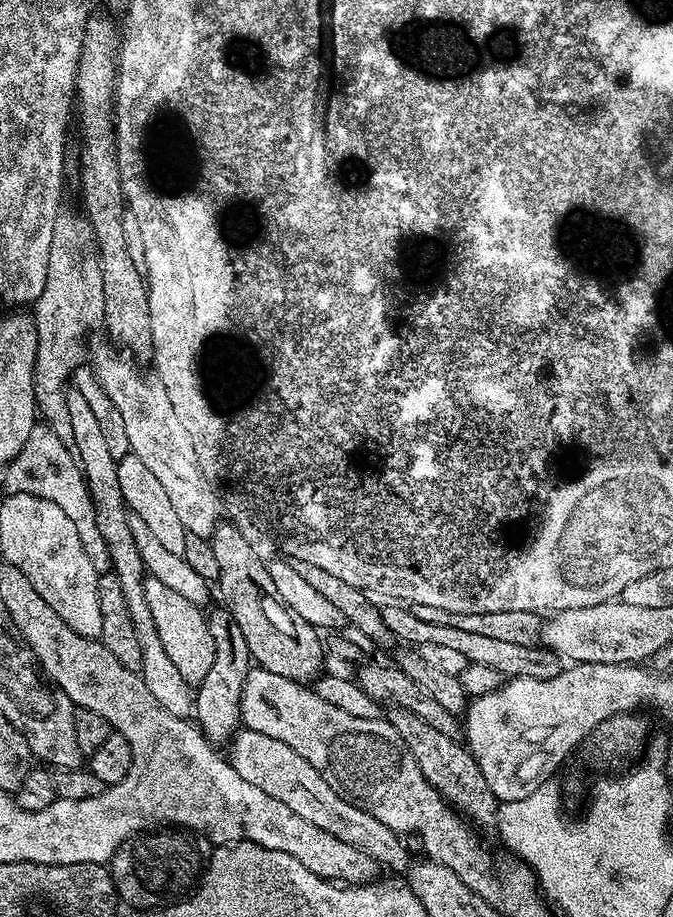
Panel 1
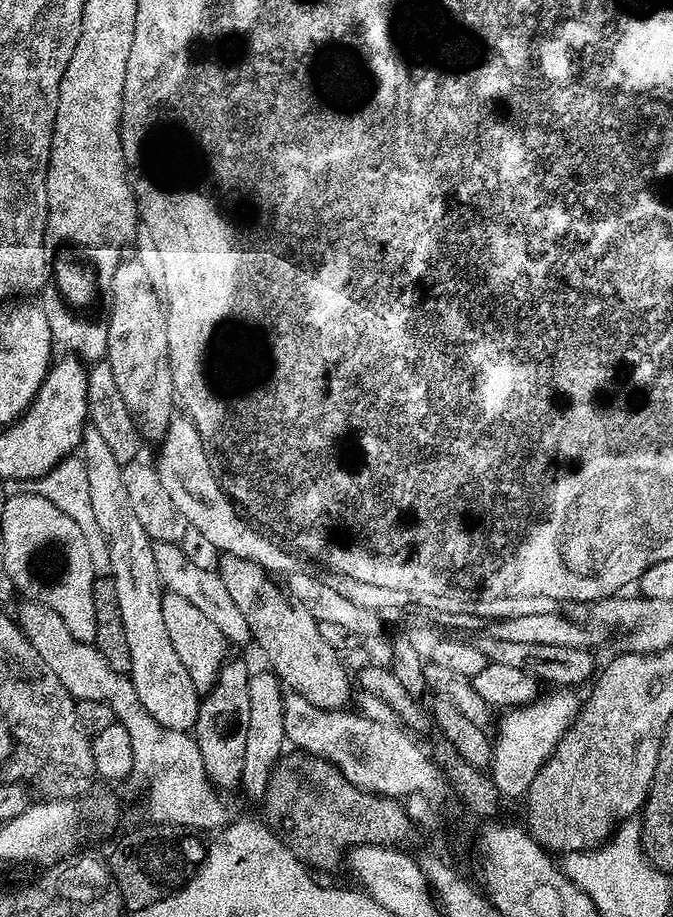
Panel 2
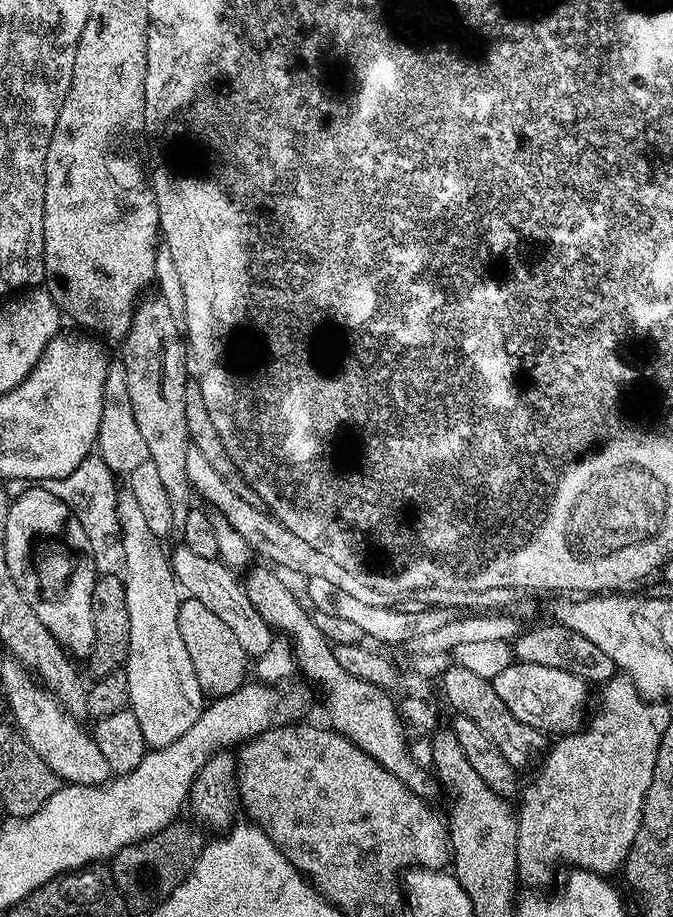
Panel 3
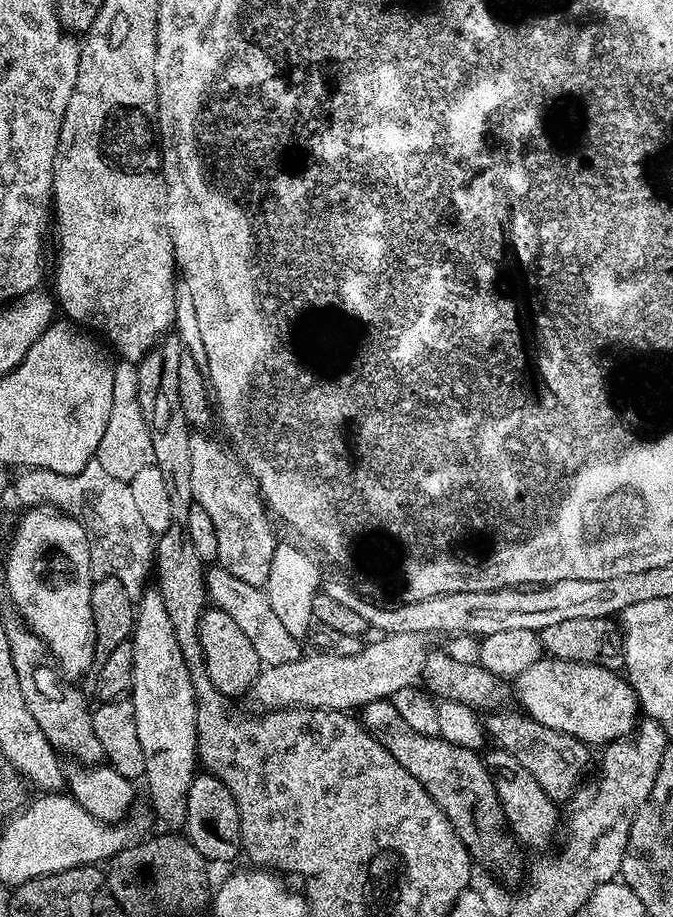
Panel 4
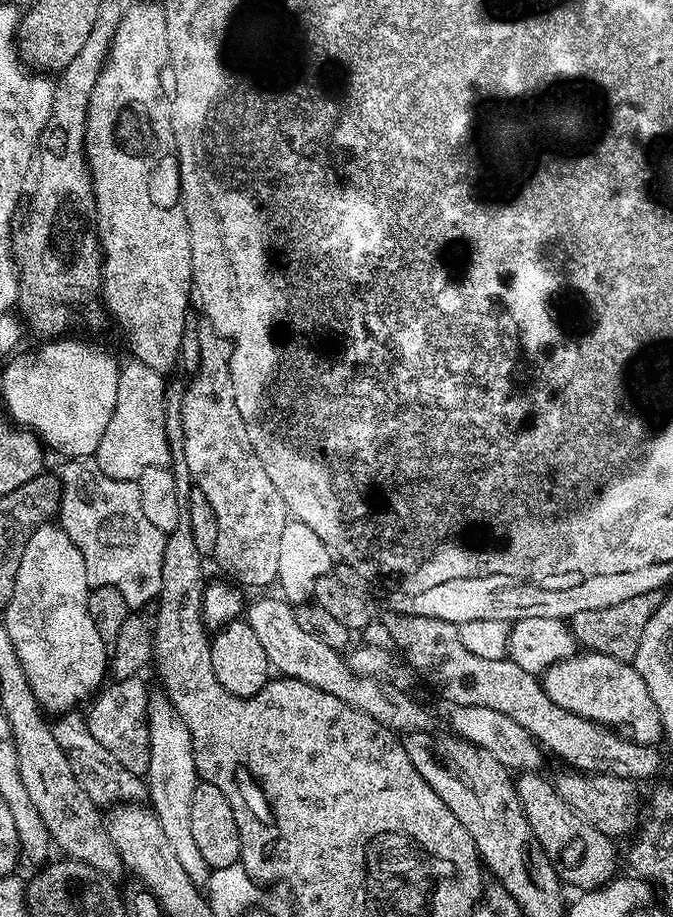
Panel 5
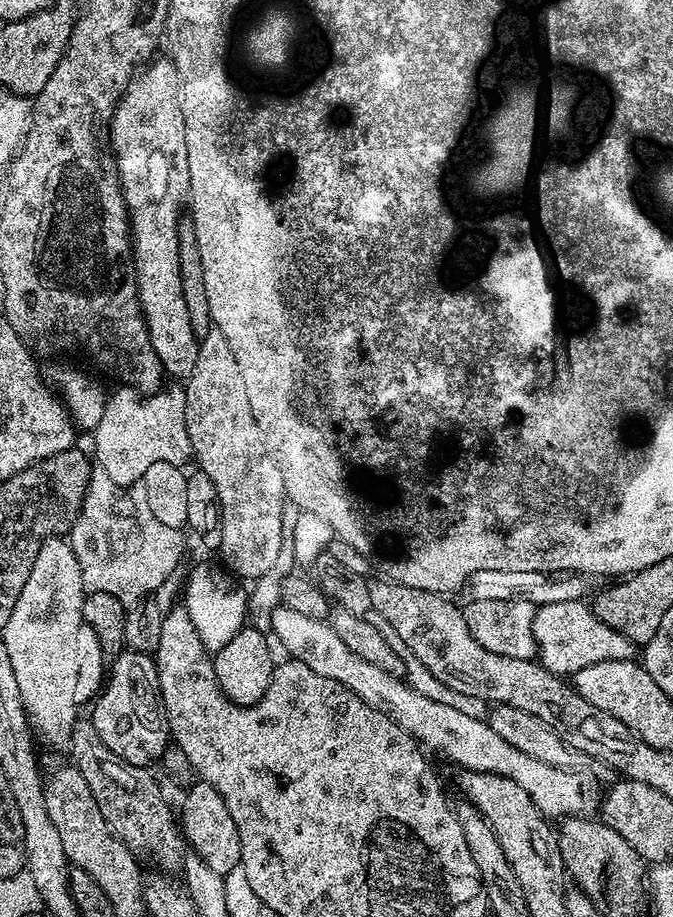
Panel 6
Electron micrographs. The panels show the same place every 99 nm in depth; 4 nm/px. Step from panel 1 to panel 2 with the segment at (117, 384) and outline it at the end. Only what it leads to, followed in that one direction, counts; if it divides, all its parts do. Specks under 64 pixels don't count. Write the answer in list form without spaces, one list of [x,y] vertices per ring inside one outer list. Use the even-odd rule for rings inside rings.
[[[173,419],[159,448],[160,457],[155,457],[154,460],[158,478],[162,478],[162,486],[166,486],[170,499],[180,511],[181,521],[187,527],[199,530],[210,542],[214,542],[214,546],[218,546],[218,550],[225,556],[249,560],[273,574],[297,571],[297,557],[283,543],[277,542],[271,535],[249,523],[238,511],[232,497],[225,492],[220,477],[216,475],[216,469],[204,448],[200,431],[194,427],[191,420]]]

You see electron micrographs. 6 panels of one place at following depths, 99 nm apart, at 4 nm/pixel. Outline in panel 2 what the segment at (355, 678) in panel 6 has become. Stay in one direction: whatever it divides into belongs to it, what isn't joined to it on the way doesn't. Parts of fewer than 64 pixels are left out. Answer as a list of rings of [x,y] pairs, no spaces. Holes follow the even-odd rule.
[[[155,542],[152,545],[154,550],[154,566],[158,566],[158,578],[165,589],[174,594],[179,594],[181,598],[186,598],[222,630],[222,634],[228,640],[229,645],[249,643],[252,640],[252,631],[246,622],[242,610],[234,606],[234,598],[230,598],[230,590],[226,590],[226,582],[222,582],[219,571],[211,572],[202,570],[199,566],[194,566],[182,554],[179,544],[167,544],[166,542]]]

